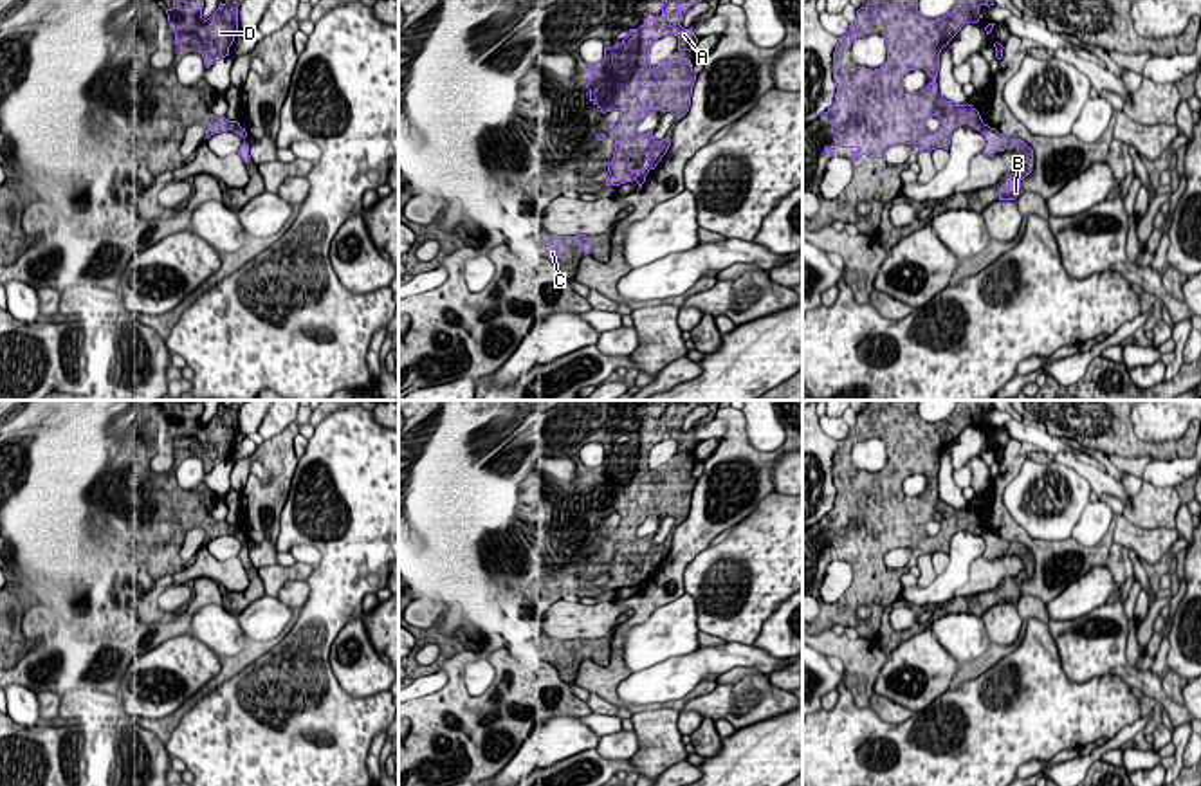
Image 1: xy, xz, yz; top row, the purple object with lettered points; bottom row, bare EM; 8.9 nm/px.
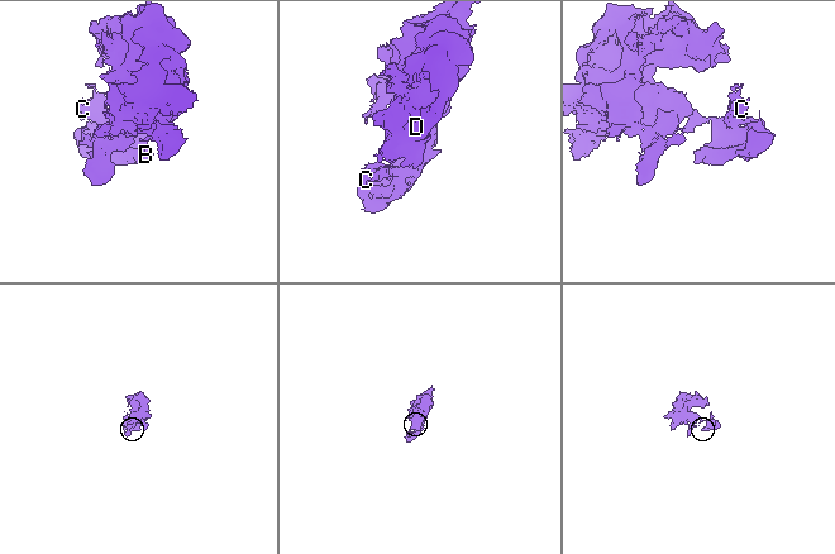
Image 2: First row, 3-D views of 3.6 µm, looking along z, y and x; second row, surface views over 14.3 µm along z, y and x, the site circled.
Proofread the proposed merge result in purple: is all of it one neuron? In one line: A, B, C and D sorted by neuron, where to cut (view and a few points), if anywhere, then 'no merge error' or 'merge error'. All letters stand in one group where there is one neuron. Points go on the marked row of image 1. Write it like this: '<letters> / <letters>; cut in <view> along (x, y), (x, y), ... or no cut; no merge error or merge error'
A D / B C; cut in yz along (985, 125), (980, 130); merge error

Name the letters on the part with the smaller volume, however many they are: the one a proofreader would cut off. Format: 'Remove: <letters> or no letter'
Remove: B, C

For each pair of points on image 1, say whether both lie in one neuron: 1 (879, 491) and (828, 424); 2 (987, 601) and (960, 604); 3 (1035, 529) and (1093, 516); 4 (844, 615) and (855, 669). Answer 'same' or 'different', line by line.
1: different
2: same
3: different
4: different

